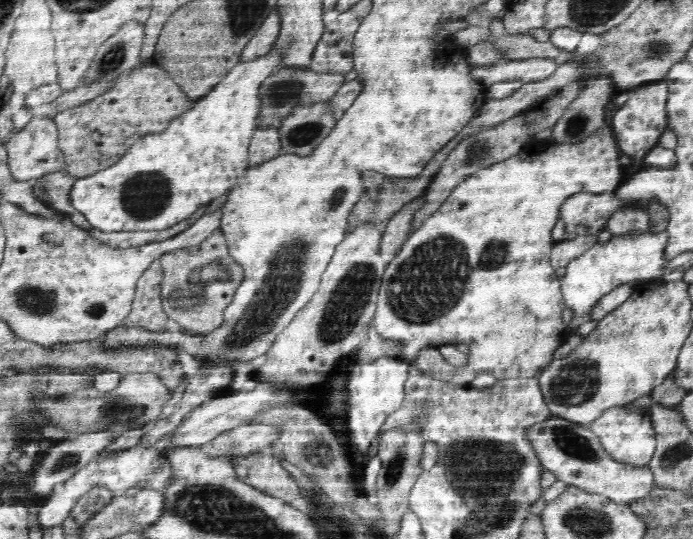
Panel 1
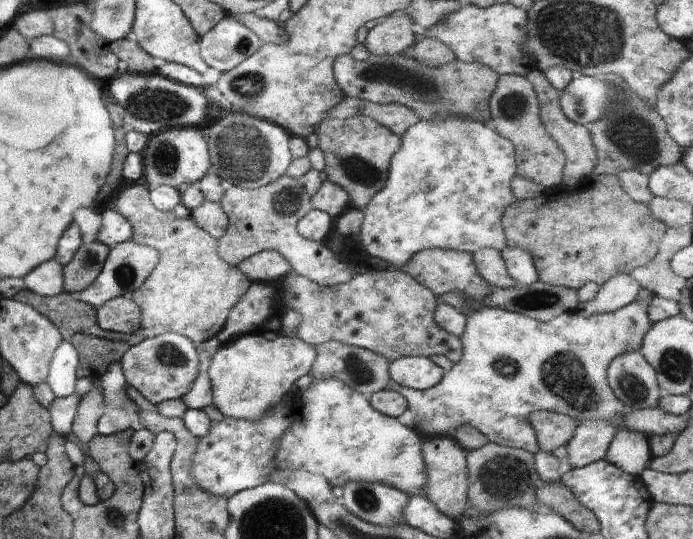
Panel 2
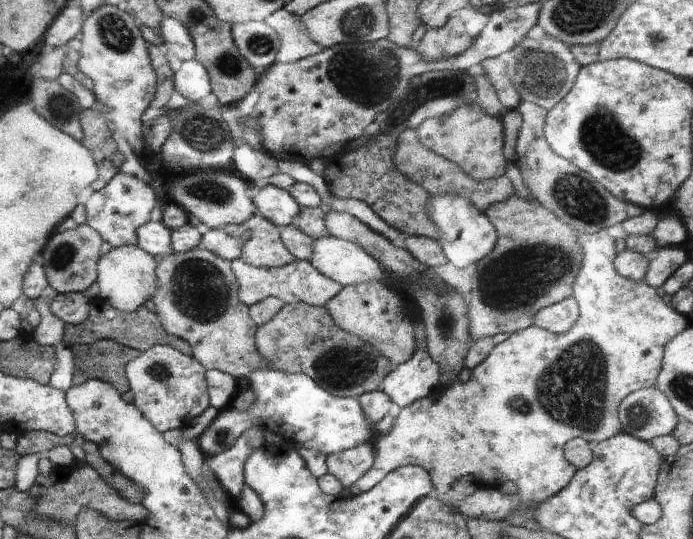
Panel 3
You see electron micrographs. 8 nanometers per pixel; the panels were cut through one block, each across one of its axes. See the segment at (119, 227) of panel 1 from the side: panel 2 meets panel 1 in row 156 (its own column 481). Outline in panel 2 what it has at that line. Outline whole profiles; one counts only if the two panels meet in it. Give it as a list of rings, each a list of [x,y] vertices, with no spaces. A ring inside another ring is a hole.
[[[446,115],[445,117],[436,117],[433,119],[420,119],[401,136],[401,145],[392,155],[389,164],[389,177],[384,188],[382,188],[379,193],[376,193],[368,203],[368,206],[362,210],[363,221],[359,236],[355,241],[355,246],[356,248],[360,248],[360,252],[364,252],[365,256],[382,259],[388,262],[392,268],[396,268],[396,270],[403,267],[413,254],[424,249],[456,249],[474,253],[478,249],[493,248],[501,252],[501,250],[507,246],[502,215],[503,210],[506,209],[511,202],[514,202],[515,196],[511,189],[511,182],[516,175],[517,166],[513,144],[494,130],[491,120],[480,122],[463,117],[462,115]]]

